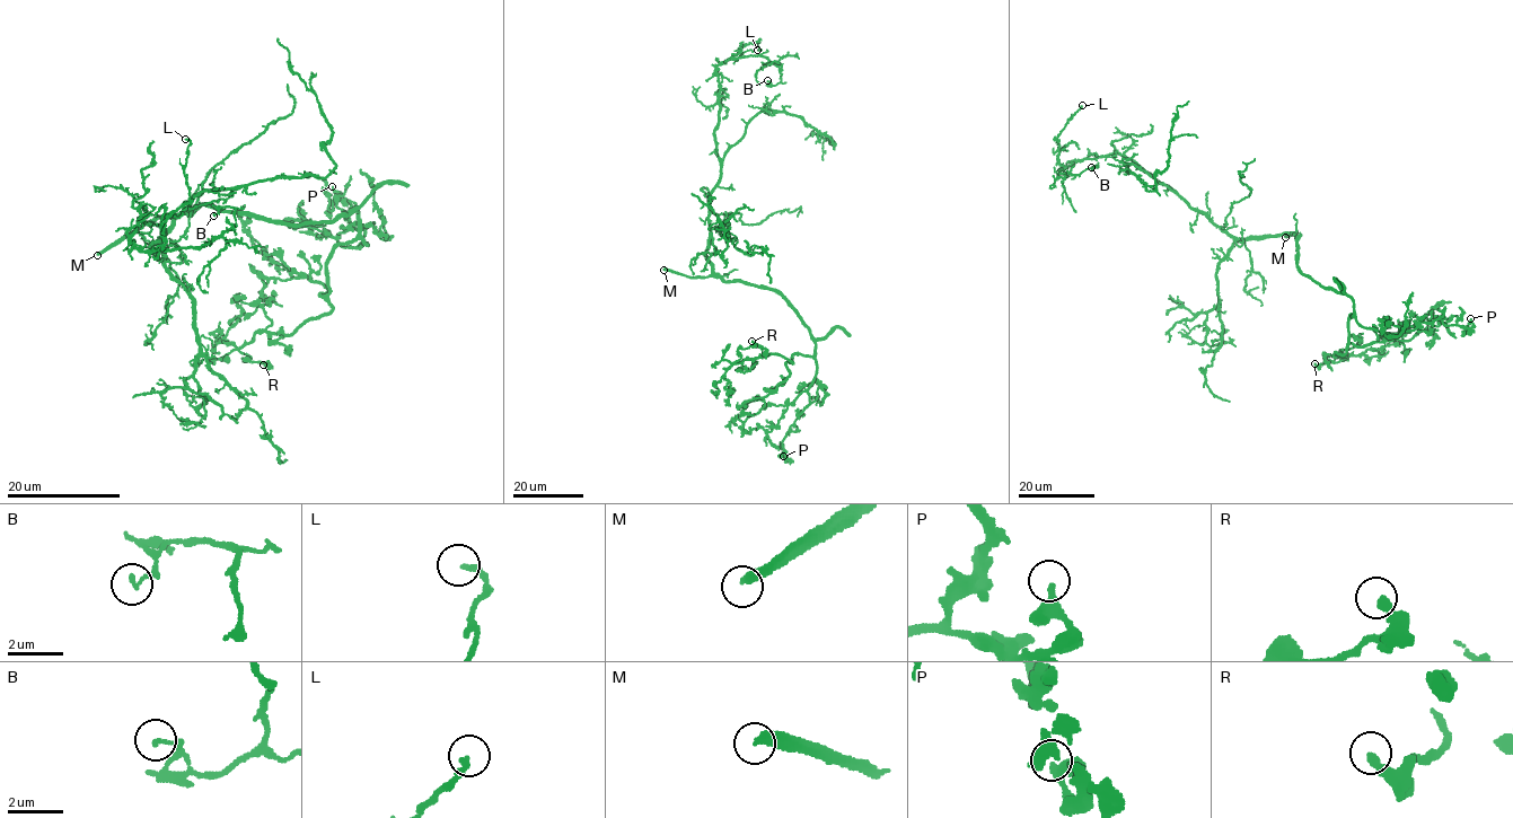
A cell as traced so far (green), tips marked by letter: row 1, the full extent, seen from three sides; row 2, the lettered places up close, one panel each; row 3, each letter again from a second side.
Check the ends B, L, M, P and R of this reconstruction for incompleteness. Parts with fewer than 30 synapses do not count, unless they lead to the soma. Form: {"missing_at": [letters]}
{"missing_at": ["M"]}

